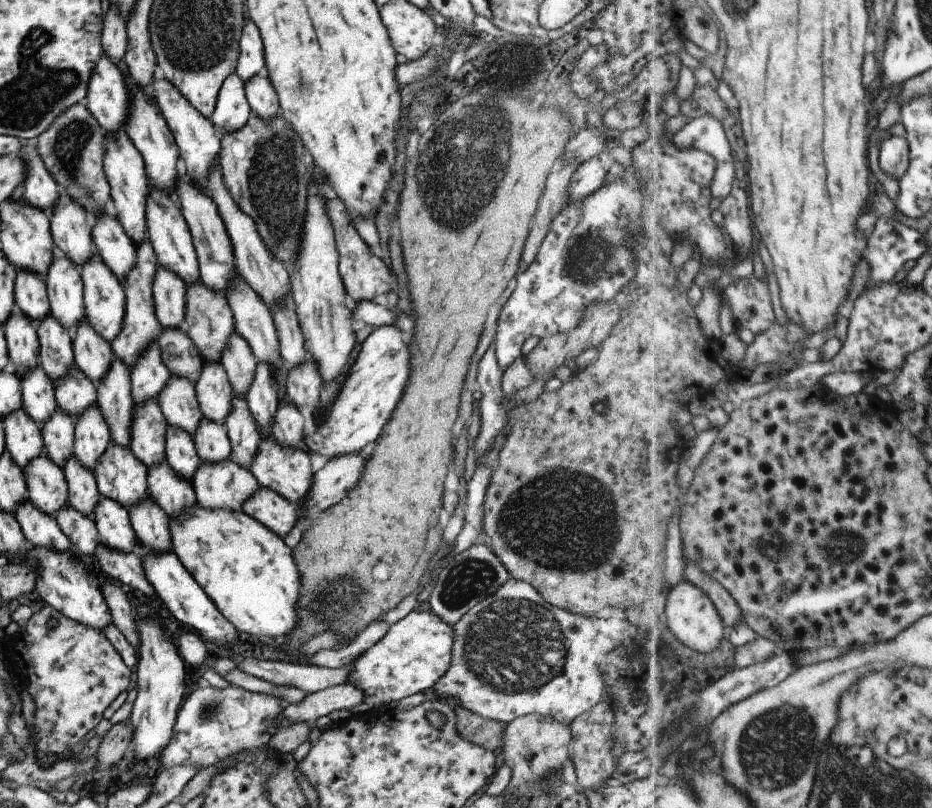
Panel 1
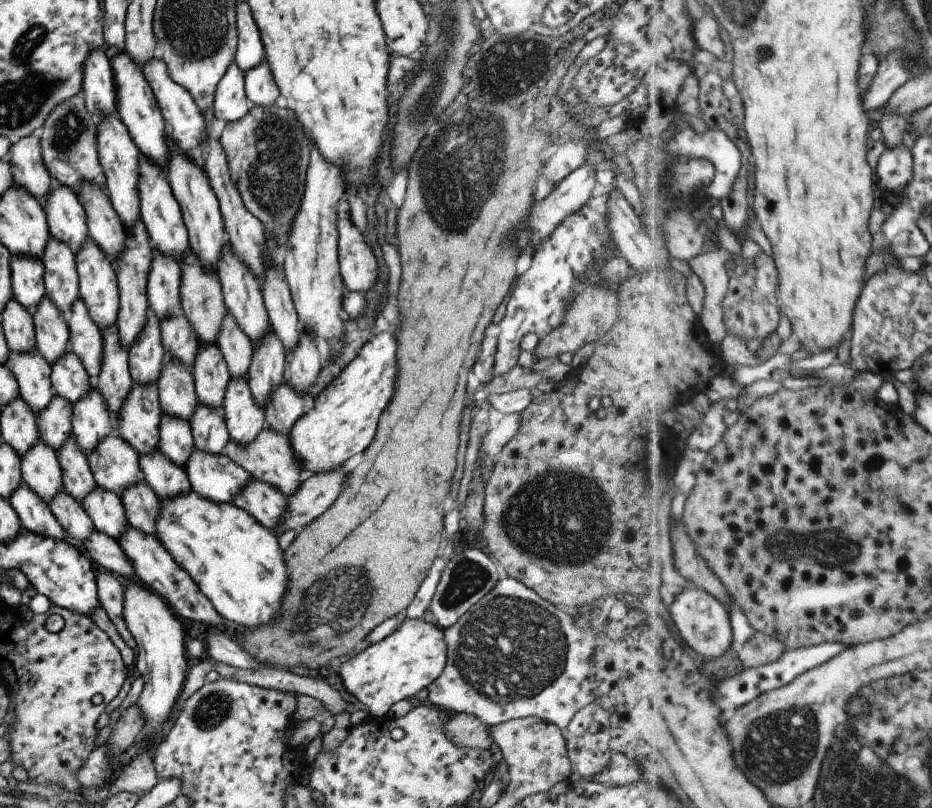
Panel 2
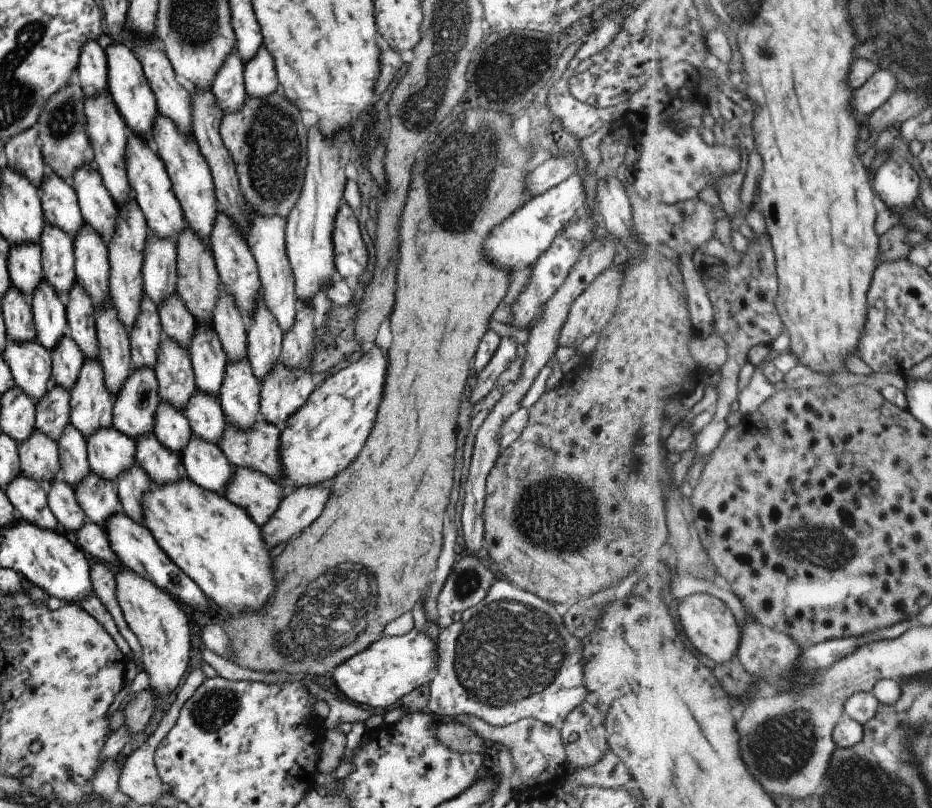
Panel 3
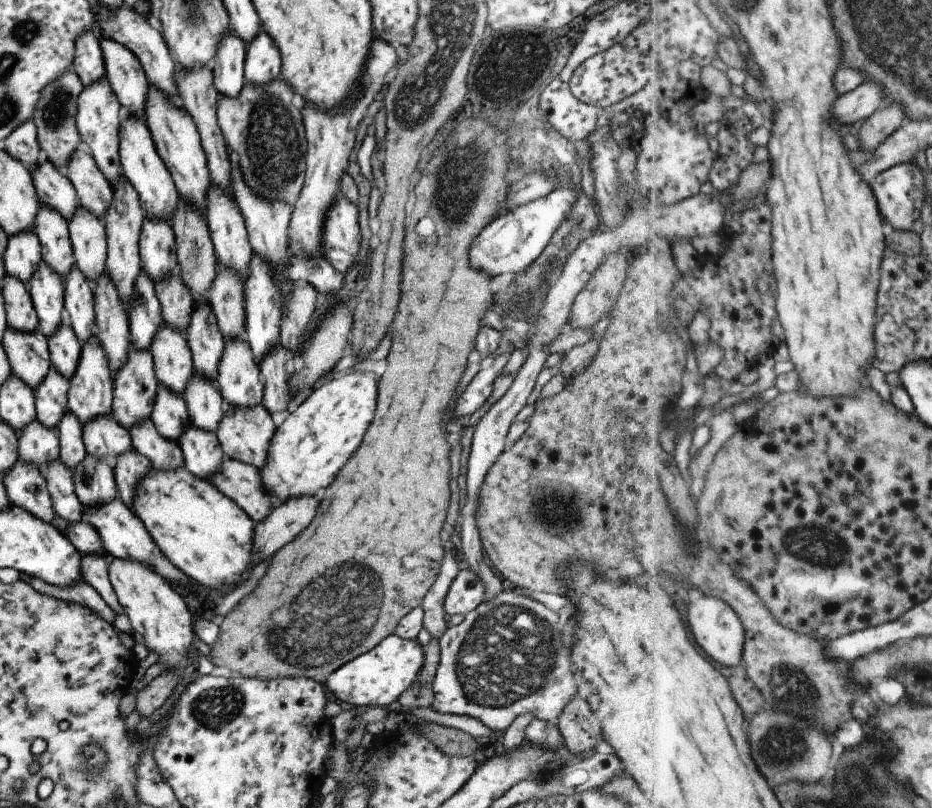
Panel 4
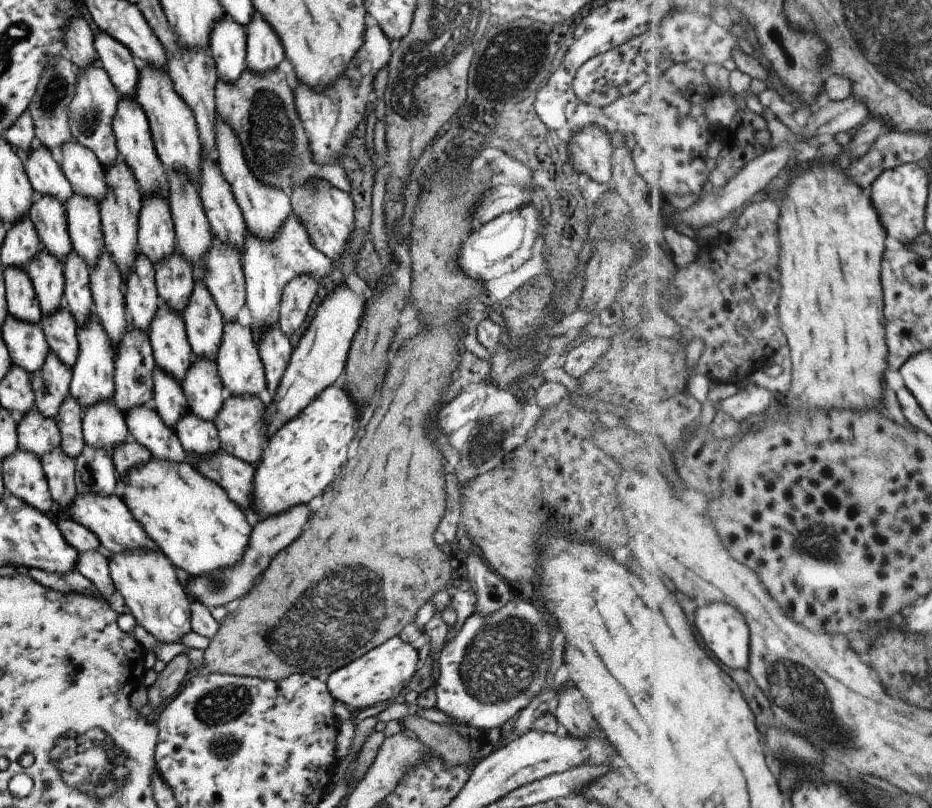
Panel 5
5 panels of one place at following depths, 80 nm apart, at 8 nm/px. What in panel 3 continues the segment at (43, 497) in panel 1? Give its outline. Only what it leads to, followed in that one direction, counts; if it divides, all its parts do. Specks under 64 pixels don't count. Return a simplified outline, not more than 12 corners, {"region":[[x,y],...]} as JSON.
{"region":[[37,429],[17,444],[22,475],[50,484],[58,444]]}

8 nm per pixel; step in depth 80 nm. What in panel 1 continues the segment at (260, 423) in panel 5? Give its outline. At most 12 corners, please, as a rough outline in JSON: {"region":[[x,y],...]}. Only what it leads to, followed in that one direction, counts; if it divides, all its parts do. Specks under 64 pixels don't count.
{"region":[[260,438],[248,471],[297,510],[313,478],[308,454]]}

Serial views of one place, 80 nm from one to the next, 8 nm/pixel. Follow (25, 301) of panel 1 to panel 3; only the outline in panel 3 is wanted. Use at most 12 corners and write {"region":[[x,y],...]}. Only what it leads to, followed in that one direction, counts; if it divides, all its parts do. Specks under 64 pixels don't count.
{"region":[[40,246],[9,247],[10,284],[30,298],[44,278]]}

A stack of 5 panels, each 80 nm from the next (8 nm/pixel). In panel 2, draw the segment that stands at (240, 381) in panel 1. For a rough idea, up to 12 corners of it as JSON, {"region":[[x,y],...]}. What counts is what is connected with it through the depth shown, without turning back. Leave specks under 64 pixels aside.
{"region":[[229,314],[214,342],[231,377],[245,377],[252,344]]}

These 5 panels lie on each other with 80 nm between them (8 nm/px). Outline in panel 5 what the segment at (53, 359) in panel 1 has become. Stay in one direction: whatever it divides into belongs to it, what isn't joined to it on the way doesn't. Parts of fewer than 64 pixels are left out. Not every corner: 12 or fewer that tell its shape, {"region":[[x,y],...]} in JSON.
{"region":[[43,246],[26,268],[41,315],[63,303],[63,263]]}

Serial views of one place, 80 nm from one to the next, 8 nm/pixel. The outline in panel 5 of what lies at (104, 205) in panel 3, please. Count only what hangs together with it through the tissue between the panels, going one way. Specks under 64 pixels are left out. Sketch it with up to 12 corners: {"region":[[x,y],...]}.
{"region":[[75,140],[56,152],[75,193],[98,200],[104,170]]}

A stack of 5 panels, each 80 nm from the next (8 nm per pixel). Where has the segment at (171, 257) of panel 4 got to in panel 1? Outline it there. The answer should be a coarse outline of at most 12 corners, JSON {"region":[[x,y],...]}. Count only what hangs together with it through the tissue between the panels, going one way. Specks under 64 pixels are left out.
{"region":[[161,265],[151,285],[161,327],[184,327],[184,282]]}

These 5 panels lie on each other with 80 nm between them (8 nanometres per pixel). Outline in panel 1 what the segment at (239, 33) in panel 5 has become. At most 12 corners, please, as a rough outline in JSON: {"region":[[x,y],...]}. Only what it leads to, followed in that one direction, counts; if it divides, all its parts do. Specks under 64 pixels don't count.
{"region":[[242,78],[220,84],[211,124],[232,133],[250,113]]}

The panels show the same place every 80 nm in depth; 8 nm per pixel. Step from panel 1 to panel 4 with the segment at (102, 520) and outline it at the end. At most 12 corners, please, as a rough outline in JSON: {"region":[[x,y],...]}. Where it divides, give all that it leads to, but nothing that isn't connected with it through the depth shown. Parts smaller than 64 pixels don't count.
{"region":[[86,454],[74,466],[83,508],[117,496],[113,467]]}

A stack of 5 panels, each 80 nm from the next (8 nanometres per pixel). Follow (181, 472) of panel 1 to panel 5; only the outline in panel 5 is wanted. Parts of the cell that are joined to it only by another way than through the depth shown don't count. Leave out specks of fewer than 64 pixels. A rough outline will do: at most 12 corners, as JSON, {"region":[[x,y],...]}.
{"region":[[155,366],[150,405],[173,429],[187,412],[182,383]]}

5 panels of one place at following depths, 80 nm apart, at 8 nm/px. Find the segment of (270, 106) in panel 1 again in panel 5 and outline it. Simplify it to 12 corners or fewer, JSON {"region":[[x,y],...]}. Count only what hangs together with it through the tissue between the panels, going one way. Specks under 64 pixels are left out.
{"region":[[255,10],[244,26],[246,68],[271,70],[283,47],[271,25]]}

